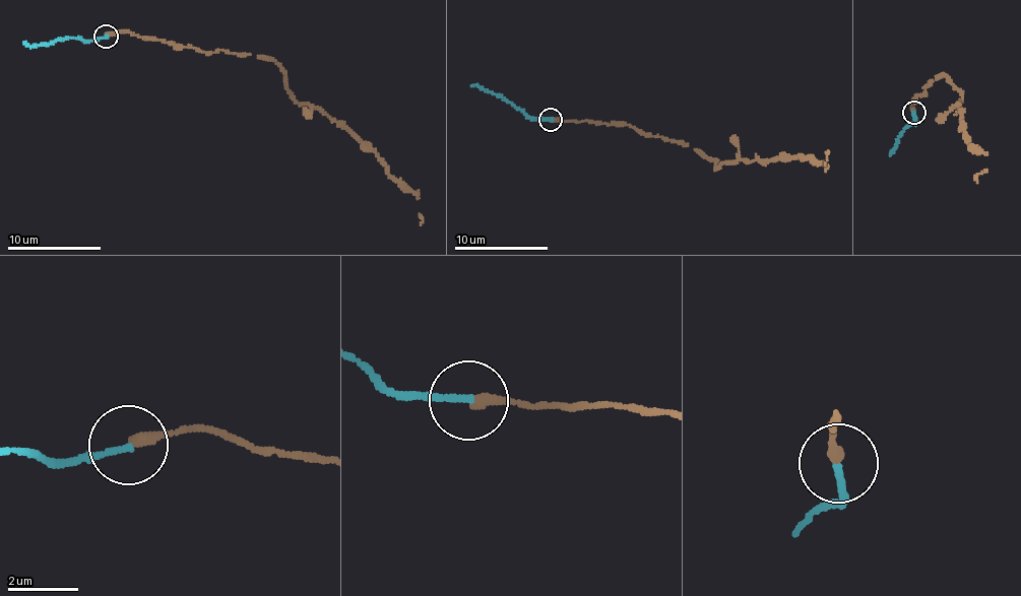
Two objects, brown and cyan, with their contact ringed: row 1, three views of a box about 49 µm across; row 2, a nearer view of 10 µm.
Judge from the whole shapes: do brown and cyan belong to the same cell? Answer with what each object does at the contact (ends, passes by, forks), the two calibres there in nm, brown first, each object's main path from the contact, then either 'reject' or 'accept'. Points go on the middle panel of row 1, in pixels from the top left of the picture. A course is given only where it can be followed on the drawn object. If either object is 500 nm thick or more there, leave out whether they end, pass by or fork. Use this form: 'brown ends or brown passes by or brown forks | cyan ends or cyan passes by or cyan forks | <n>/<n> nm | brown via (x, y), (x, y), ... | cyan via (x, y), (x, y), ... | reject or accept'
brown ends | cyan ends | 300/180 nm | brown via (550, 121), (630, 124), (646, 134), (683, 141), (718, 168), (789, 155), (827, 169), (825, 152) | cyan via (550, 121), (528, 118), (490, 91), (471, 86) | accept

